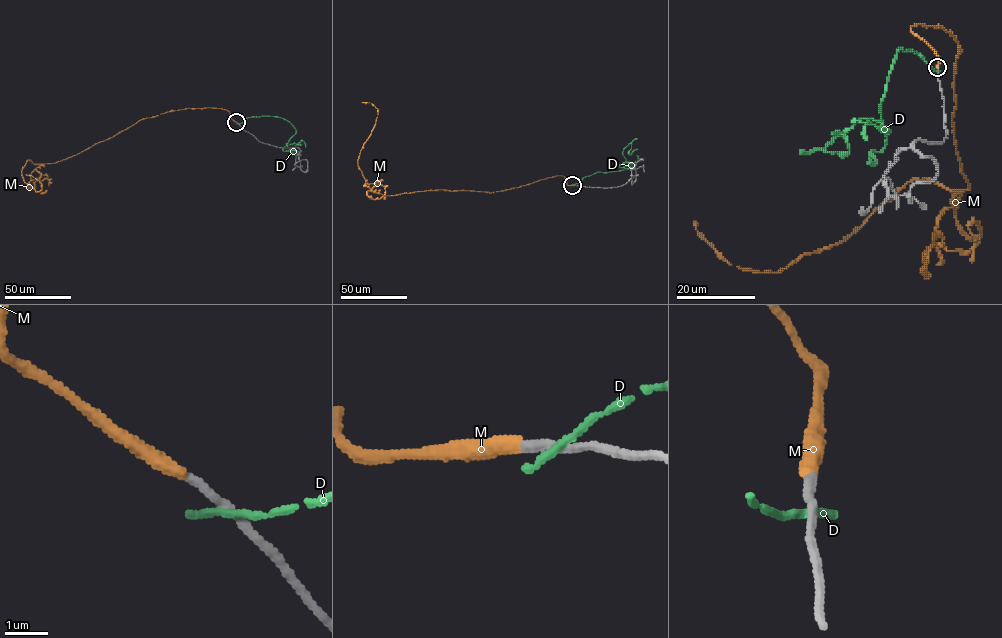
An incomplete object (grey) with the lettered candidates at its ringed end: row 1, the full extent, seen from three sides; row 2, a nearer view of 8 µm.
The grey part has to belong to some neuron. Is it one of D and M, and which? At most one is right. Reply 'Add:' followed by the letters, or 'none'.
Add: M

